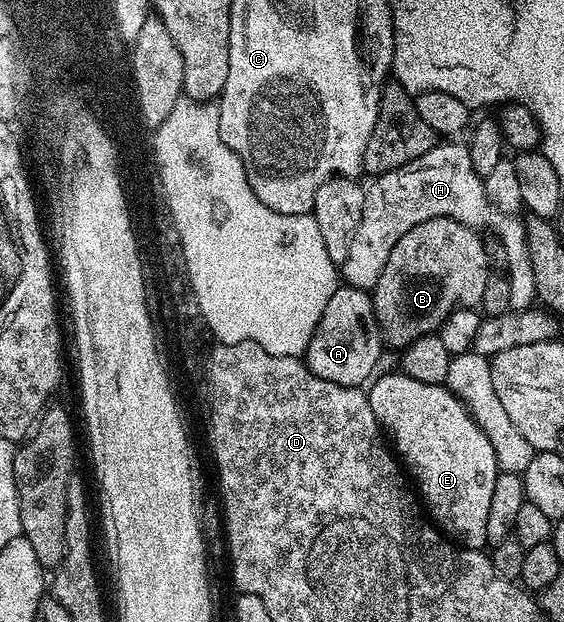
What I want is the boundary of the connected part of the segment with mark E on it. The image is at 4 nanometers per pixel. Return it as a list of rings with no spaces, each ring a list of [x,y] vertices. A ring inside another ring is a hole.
[[[402,373],[381,375],[370,384],[367,400],[380,428],[393,444],[394,454],[401,460],[406,474],[413,483],[415,478],[418,498],[430,522],[458,546],[468,547],[470,551],[483,551],[488,546],[487,526],[489,504],[493,502],[493,485],[497,485],[497,477],[501,474],[499,458],[493,445],[489,445],[489,437],[485,437],[475,418],[467,412],[466,405],[444,384],[425,385],[425,381],[413,381],[413,377]]]

